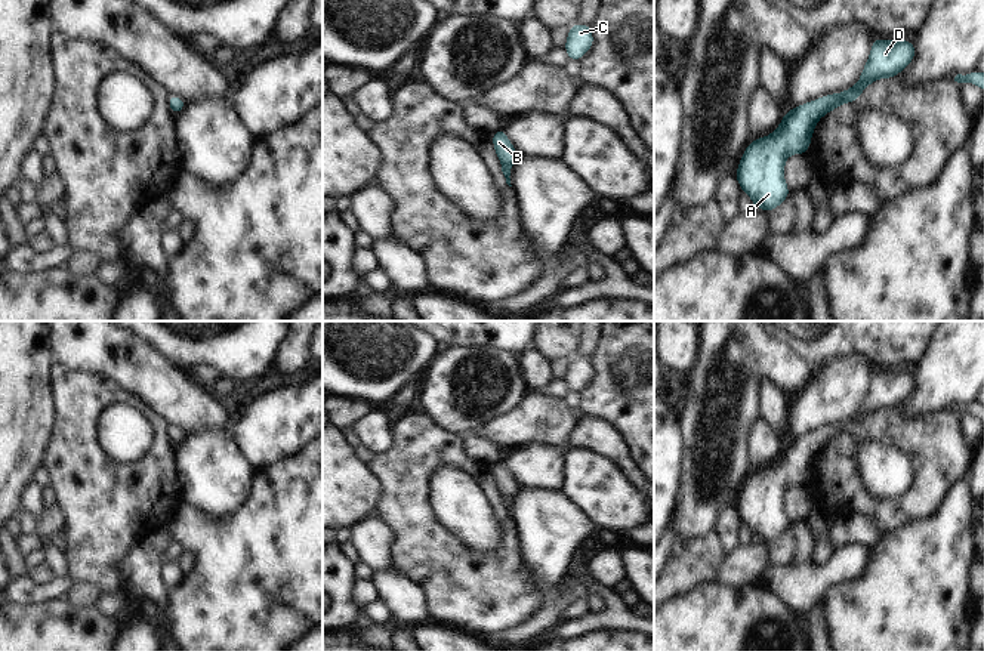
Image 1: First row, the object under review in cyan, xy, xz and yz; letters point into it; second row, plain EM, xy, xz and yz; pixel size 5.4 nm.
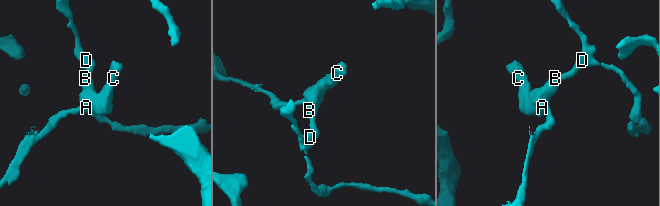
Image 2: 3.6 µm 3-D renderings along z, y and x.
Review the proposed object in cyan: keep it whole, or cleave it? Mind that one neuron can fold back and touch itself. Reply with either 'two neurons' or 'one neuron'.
one neuron

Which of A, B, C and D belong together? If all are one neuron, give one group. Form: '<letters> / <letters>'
A B C D

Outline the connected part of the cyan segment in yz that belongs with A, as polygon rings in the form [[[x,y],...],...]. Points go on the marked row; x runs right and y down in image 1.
[[[873,38],[855,86],[789,109],[771,135],[752,139],[740,158],[735,178],[753,206],[768,213],[784,203],[790,194],[784,179],[786,160],[792,154],[806,154],[818,120],[839,105],[855,102],[875,80],[897,77],[911,64],[914,53],[916,43],[906,38]]]

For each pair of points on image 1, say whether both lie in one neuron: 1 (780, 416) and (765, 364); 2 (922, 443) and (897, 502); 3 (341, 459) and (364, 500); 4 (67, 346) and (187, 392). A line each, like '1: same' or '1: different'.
1: different
2: same
3: same
4: same

